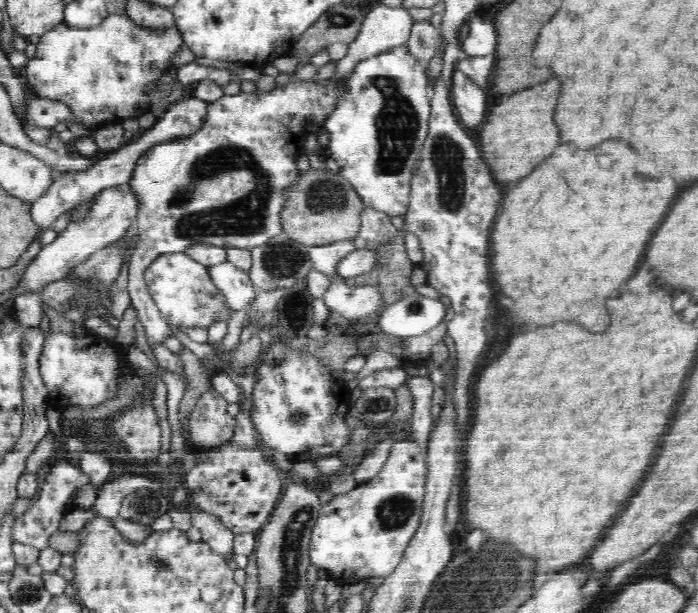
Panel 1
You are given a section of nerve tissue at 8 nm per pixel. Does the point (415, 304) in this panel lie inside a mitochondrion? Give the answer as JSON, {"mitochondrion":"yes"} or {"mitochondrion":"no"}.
{"mitochondrion":"yes"}

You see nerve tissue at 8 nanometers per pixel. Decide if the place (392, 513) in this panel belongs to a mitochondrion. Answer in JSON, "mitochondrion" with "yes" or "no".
{"mitochondrion":"yes"}

